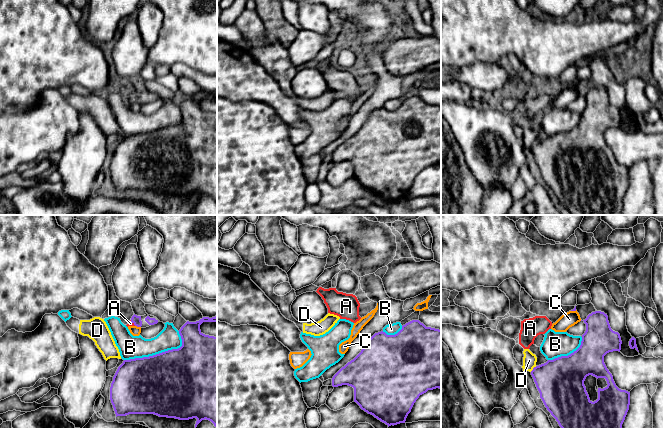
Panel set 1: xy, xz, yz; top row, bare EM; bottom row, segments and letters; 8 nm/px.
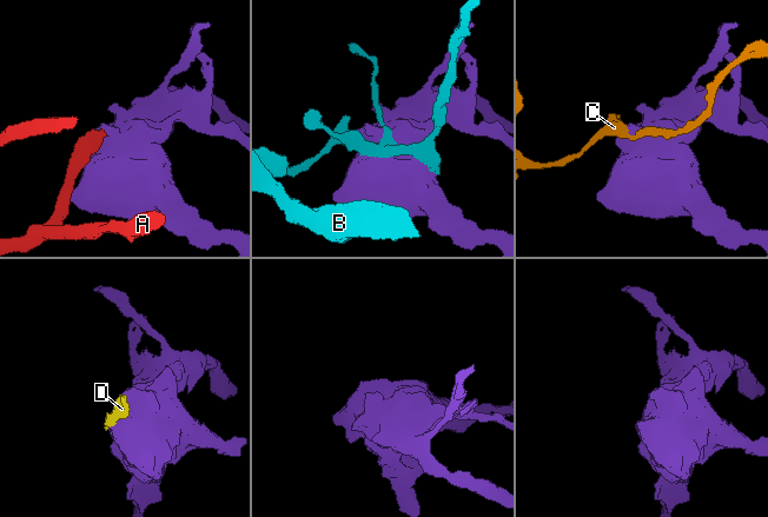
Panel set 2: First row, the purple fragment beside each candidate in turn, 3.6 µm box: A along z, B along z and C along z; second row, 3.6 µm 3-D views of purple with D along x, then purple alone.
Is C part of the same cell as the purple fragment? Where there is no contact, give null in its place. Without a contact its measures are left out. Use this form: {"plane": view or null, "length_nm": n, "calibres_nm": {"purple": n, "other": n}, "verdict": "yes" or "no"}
{"plane": "xy", "length_nm": 50, "calibres_nm": {"purple": 70, "other": 80}, "verdict": "no"}

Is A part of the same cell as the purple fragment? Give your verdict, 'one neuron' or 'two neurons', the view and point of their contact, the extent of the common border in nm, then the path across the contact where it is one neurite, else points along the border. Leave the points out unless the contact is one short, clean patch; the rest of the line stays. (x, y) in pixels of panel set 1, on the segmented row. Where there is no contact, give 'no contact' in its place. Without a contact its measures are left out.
one neuron | xy (133, 322) | 60 nm | across xy (135, 319), (133, 322), (130, 323)

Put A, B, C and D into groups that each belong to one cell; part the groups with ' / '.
A / B / C / D

